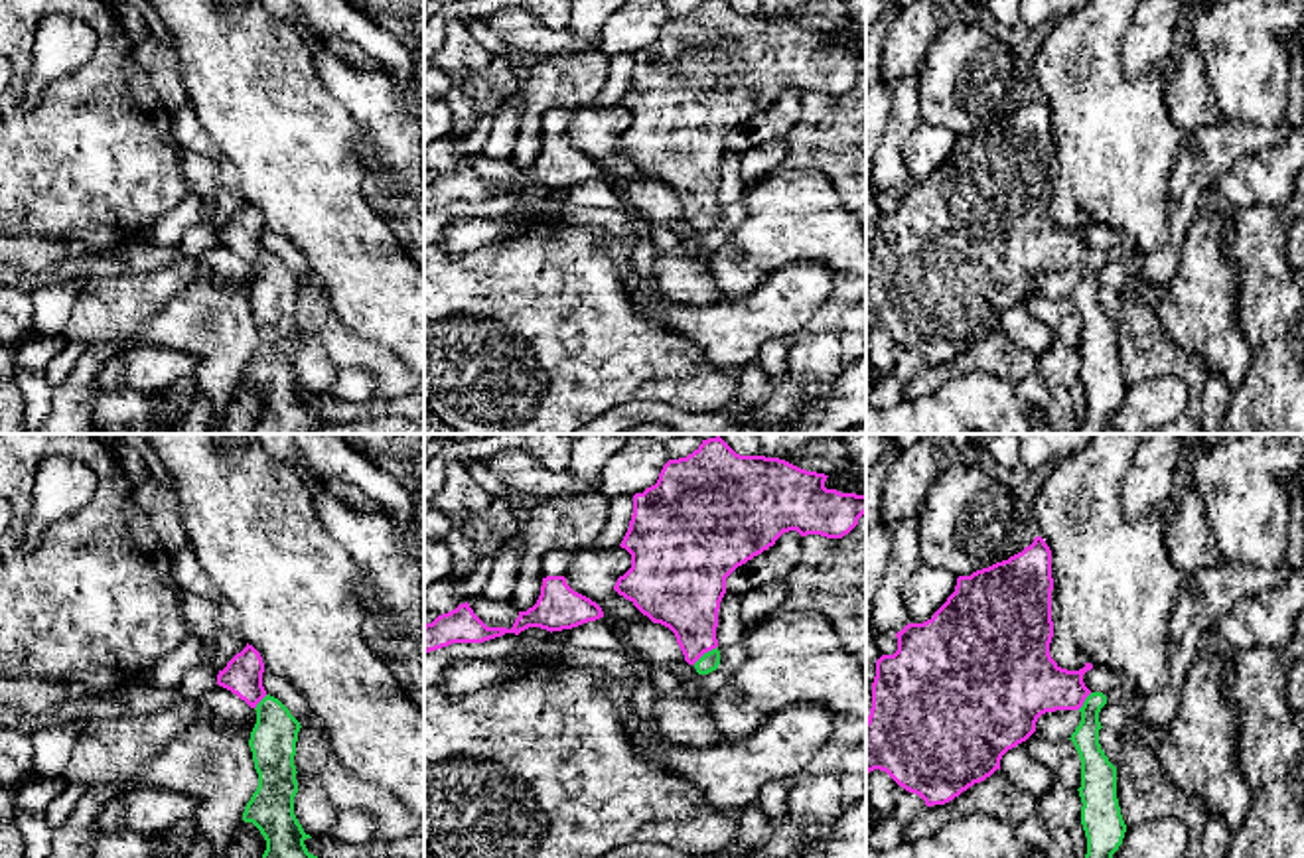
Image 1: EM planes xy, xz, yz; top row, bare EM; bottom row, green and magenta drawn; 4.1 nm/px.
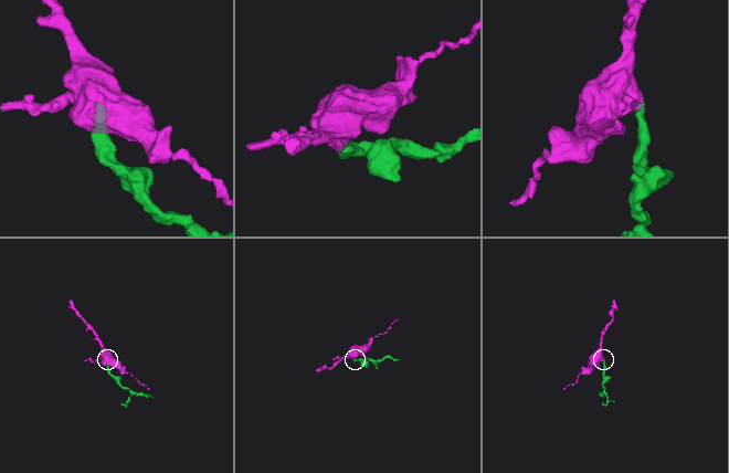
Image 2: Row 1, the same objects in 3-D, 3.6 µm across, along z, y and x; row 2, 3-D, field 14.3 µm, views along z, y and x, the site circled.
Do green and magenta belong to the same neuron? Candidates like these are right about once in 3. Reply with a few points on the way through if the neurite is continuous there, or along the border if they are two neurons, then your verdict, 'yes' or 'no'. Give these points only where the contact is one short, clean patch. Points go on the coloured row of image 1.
across xz (709, 661), (705, 653), (697, 642), (685, 596) | yes

